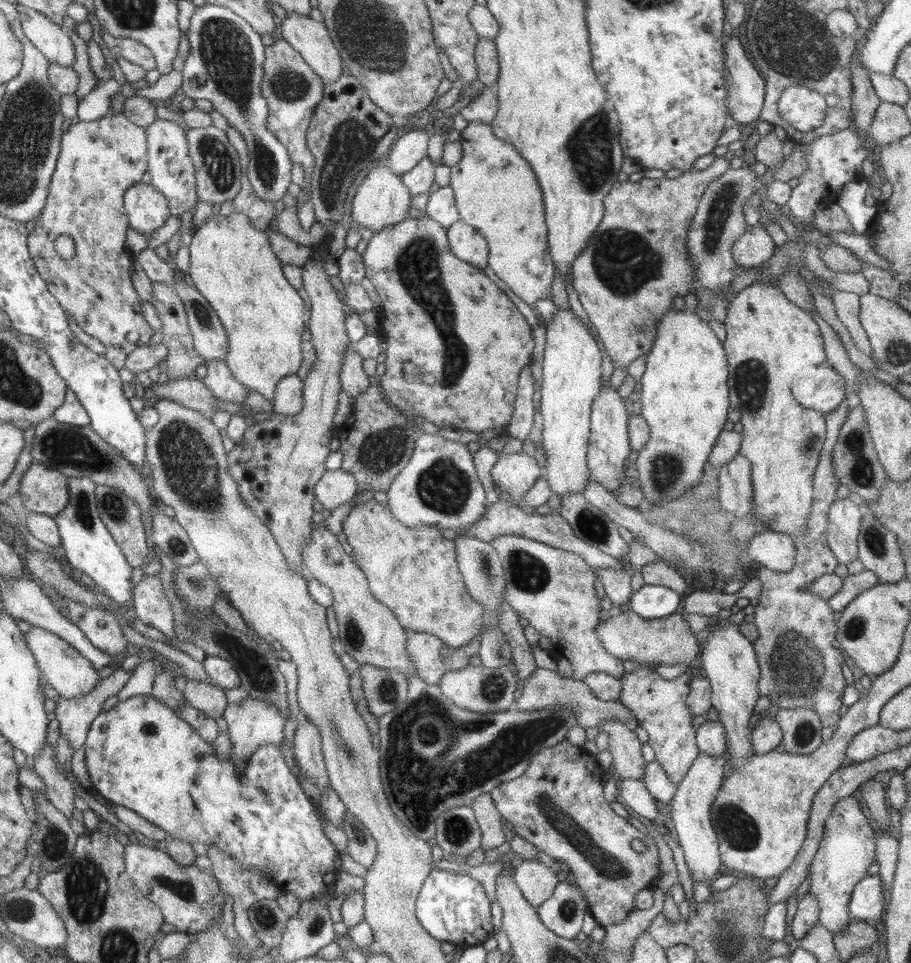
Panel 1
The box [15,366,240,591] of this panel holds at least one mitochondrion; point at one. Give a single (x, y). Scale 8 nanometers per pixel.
(191, 466)

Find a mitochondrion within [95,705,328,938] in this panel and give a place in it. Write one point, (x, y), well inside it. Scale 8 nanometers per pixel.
(185, 889)

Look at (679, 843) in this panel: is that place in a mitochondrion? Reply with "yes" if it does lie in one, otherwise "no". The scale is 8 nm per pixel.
no

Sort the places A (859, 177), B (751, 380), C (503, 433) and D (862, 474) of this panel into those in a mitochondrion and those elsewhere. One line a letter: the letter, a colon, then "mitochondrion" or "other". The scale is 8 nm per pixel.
A: other
B: mitochondrion
C: other
D: mitochondrion

